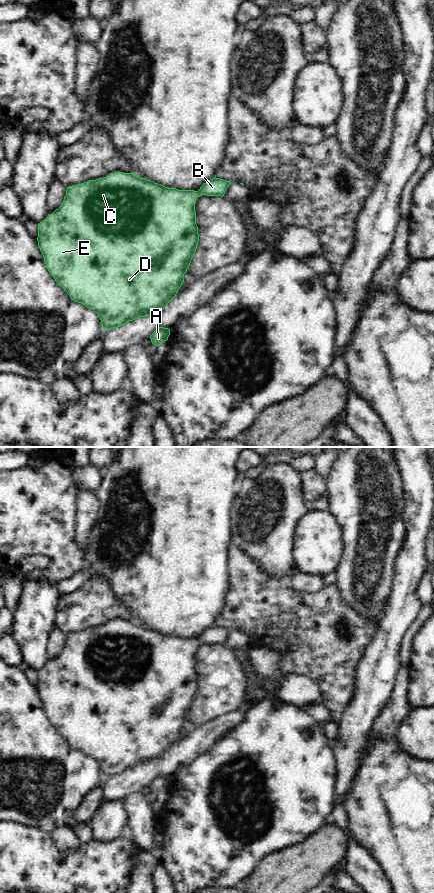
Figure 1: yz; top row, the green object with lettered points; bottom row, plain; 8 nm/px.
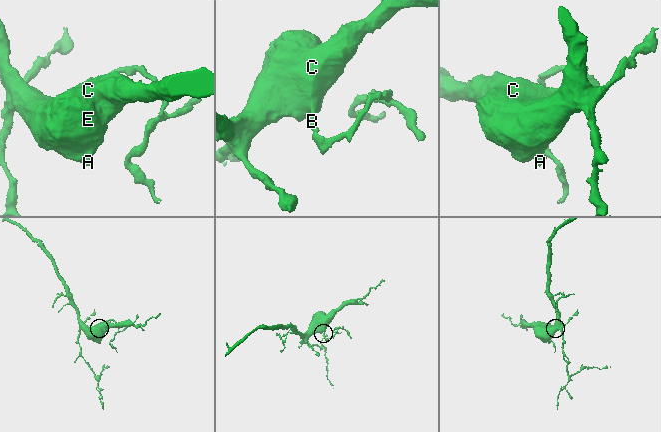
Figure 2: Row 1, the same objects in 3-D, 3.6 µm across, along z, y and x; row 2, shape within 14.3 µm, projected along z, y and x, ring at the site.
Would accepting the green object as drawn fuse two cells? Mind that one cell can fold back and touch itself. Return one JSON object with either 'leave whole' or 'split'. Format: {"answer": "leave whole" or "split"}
{"answer": "leave whole"}

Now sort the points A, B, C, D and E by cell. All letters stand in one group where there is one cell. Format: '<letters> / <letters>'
A B C D E

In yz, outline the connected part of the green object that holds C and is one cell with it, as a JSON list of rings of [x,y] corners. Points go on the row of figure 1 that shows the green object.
[[[114,172],[106,177],[67,187],[66,195],[61,206],[49,217],[38,224],[38,246],[44,257],[48,271],[55,281],[67,292],[70,298],[92,309],[100,317],[102,328],[111,330],[133,321],[139,317],[147,317],[161,310],[176,296],[184,274],[190,266],[199,242],[198,226],[196,224],[195,202],[201,195],[223,197],[230,181],[220,178],[207,180],[198,191],[178,190],[146,180],[134,173]]]

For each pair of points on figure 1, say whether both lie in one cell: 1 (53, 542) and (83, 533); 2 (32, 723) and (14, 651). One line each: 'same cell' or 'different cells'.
1: different cells
2: different cells

